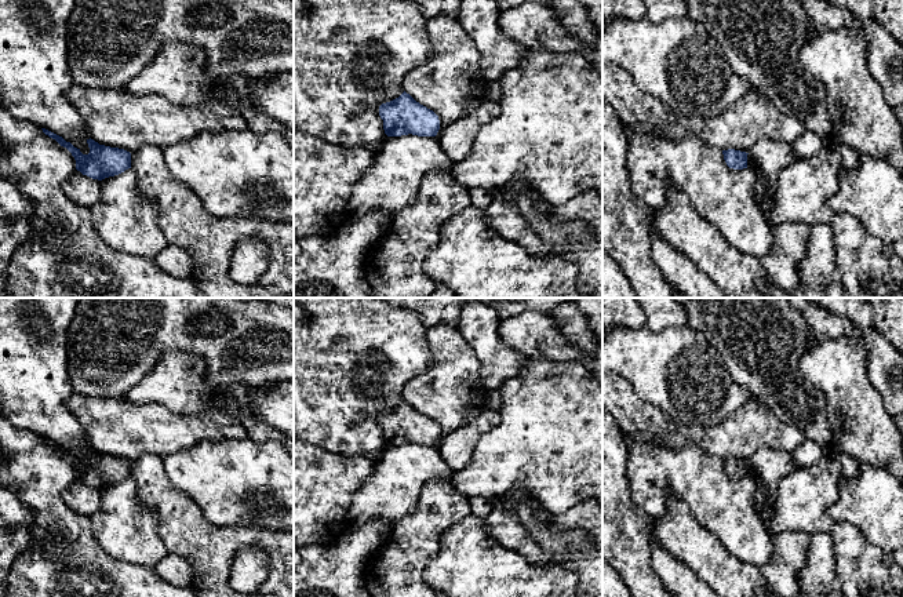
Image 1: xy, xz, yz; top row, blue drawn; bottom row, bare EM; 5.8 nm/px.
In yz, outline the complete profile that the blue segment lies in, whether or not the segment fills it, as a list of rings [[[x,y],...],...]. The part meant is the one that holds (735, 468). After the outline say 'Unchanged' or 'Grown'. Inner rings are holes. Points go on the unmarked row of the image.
[[[728,458],[722,459],[724,469],[729,477],[743,478],[747,477],[747,463],[746,461]]]. Unchanged

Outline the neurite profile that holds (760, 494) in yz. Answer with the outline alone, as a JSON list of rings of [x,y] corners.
[[[747,463],[747,477],[754,480],[754,492],[753,492],[753,506],[757,514],[761,514],[762,507],[767,505],[767,491],[765,488],[755,480],[755,473],[753,467]]]

